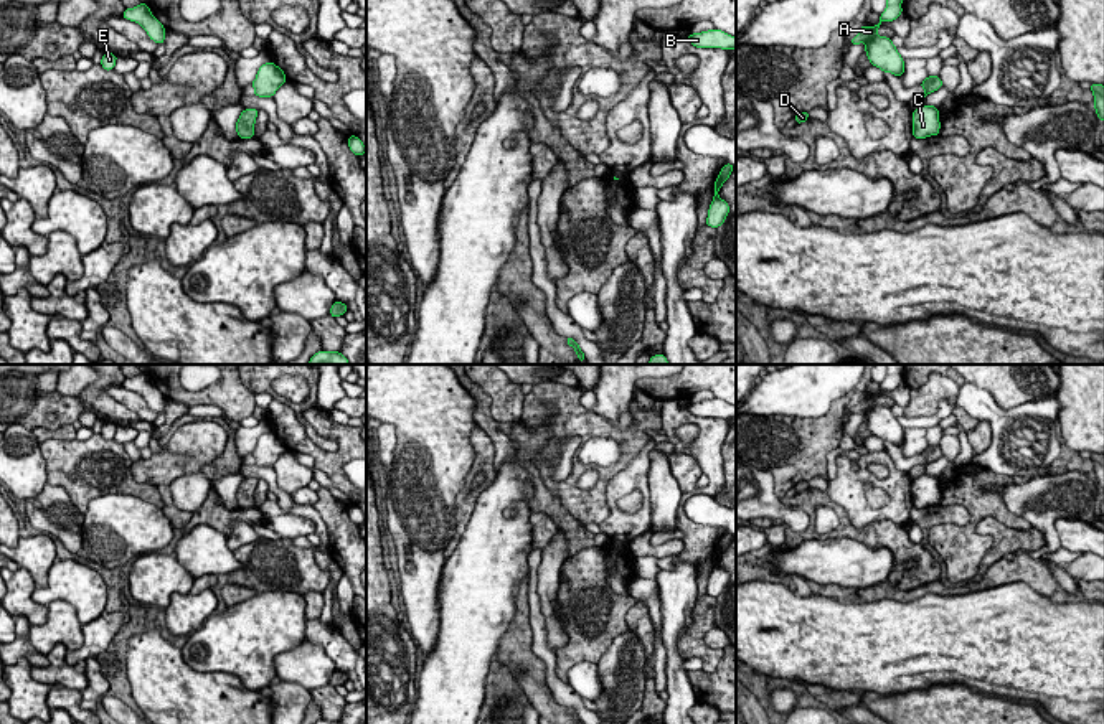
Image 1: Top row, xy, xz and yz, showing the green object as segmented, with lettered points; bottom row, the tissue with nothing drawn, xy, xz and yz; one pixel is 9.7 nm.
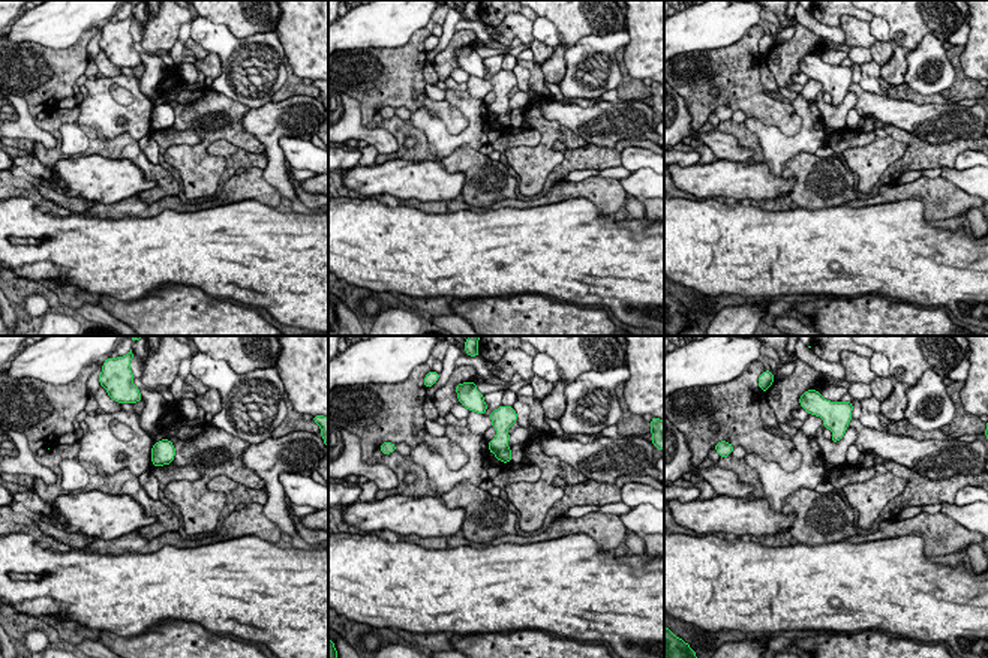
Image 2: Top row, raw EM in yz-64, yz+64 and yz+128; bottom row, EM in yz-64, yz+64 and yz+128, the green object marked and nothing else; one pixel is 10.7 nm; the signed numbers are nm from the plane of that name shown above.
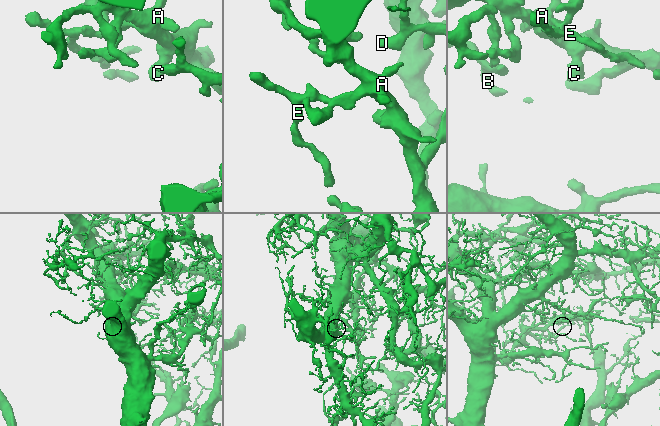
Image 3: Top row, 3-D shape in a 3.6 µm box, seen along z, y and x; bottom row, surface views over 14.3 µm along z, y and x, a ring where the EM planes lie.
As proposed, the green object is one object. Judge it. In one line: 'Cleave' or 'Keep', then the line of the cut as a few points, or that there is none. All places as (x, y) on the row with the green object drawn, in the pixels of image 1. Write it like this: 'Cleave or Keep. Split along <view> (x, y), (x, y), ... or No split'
Keep. No split

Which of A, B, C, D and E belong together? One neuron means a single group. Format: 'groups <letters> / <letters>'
groups A B C D E

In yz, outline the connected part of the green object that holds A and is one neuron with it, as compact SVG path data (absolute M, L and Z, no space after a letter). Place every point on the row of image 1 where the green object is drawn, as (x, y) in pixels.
M886 0L886 8L880 15L880 21L875 26L861 25L860 33L850 41L852 45L863 43L870 63L883 73L888 71L898 78L904 73L904 59L898 53L891 38L880 36L878 30L883 21L893 21L903 13L901 3L903 0Z

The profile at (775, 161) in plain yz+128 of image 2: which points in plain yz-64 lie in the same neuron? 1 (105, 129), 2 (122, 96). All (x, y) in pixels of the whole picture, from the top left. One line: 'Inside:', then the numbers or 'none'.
Inside: 1

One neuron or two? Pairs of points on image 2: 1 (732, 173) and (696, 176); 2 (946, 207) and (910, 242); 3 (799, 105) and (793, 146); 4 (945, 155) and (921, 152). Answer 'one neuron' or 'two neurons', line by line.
1: one neuron
2: two neurons
3: one neuron
4: one neuron

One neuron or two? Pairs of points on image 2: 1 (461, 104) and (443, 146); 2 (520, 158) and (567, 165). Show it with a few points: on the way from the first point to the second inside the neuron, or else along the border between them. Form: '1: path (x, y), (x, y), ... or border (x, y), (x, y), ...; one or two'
1: path (471, 117), (471, 128), (456, 140); one
2: border (588, 143), (565, 149), (564, 159), (544, 180); two

